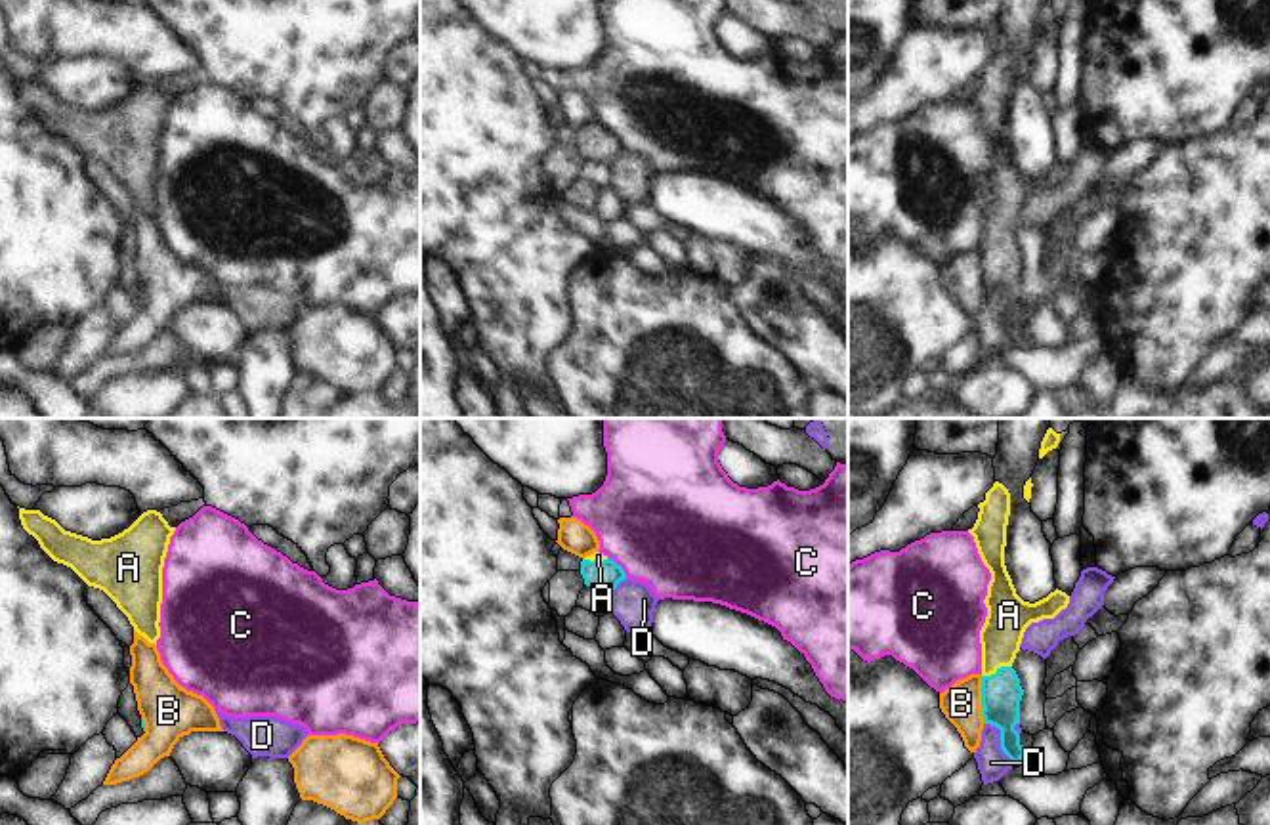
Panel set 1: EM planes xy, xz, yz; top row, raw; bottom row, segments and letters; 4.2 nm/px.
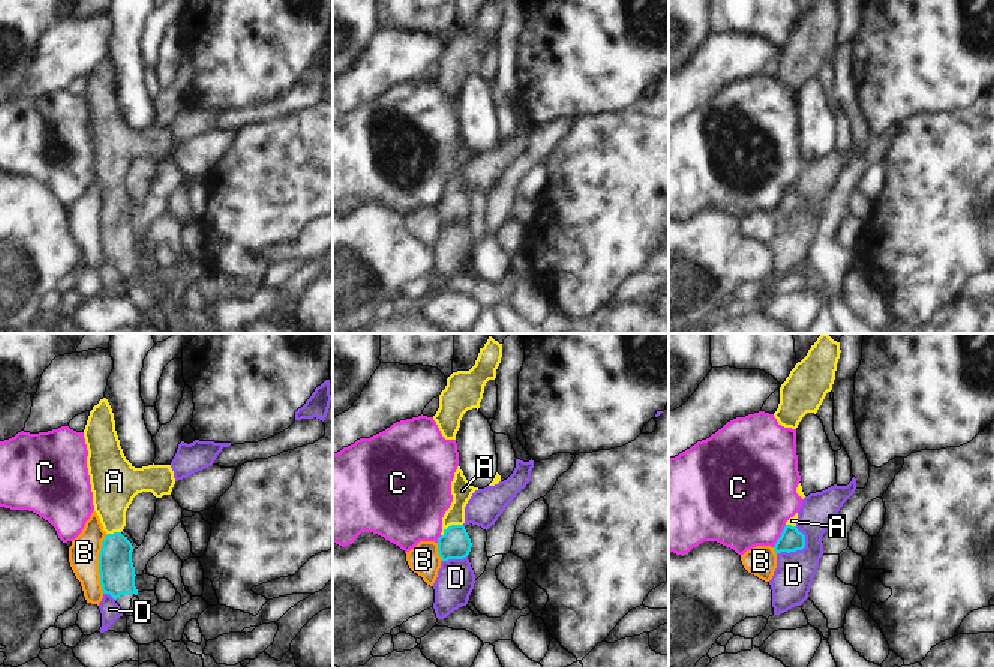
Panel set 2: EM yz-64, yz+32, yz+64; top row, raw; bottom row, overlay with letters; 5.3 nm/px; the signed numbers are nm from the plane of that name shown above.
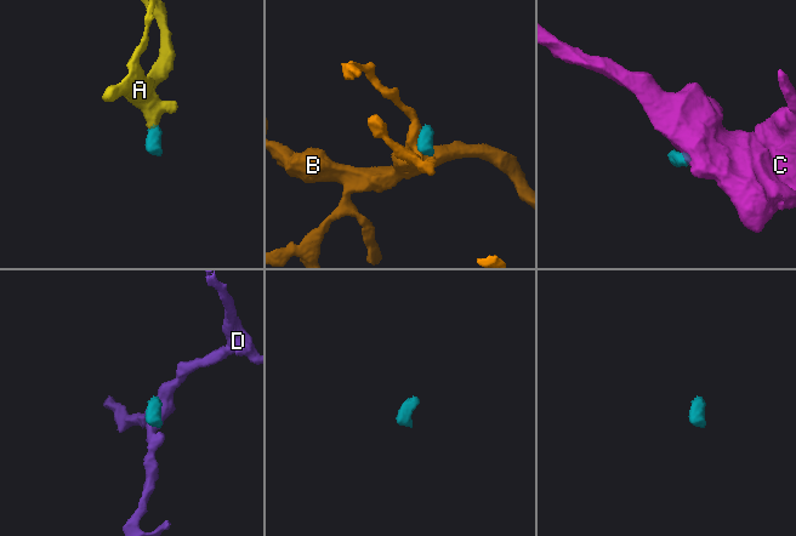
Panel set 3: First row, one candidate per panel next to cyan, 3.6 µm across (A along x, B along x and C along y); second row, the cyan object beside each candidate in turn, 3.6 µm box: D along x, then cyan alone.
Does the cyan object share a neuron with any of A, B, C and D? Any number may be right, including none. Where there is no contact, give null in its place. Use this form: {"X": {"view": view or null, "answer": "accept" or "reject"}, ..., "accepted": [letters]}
{"A": {"view": "yz", "answer": "accept"}, "B": {"view": "yz", "answer": "reject"}, "C": {"view": "xz", "answer": "reject"}, "D": {"view": "yz", "answer": "reject"}, "accepted": ["A"]}

